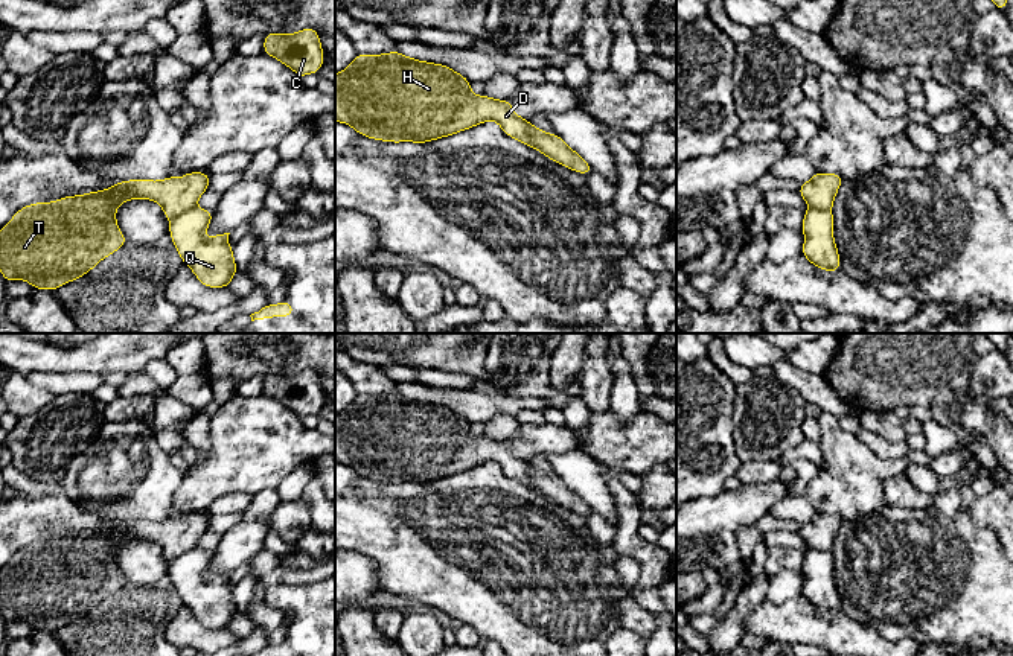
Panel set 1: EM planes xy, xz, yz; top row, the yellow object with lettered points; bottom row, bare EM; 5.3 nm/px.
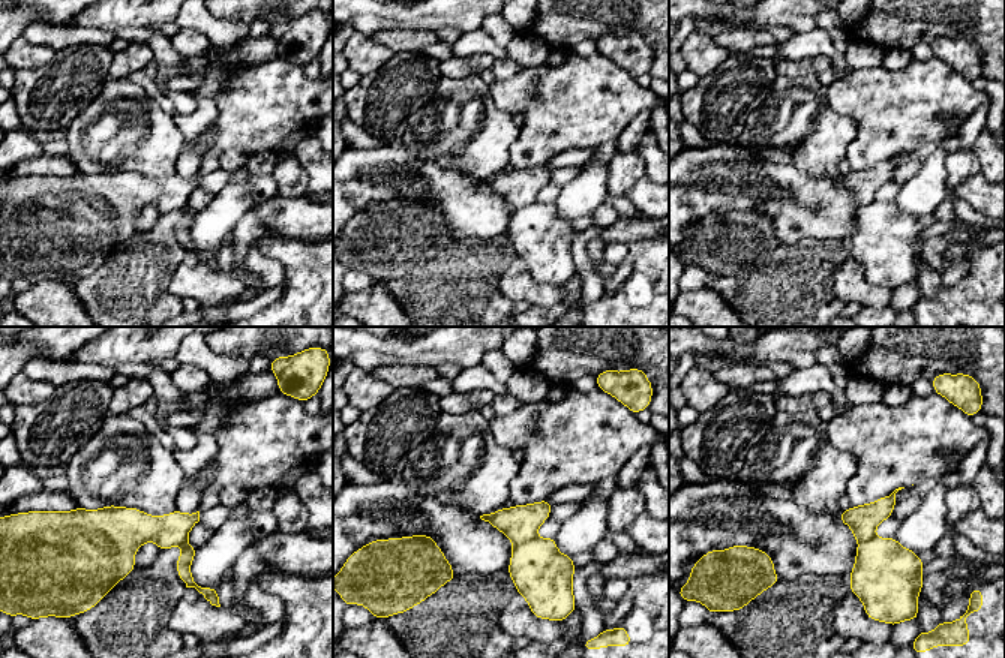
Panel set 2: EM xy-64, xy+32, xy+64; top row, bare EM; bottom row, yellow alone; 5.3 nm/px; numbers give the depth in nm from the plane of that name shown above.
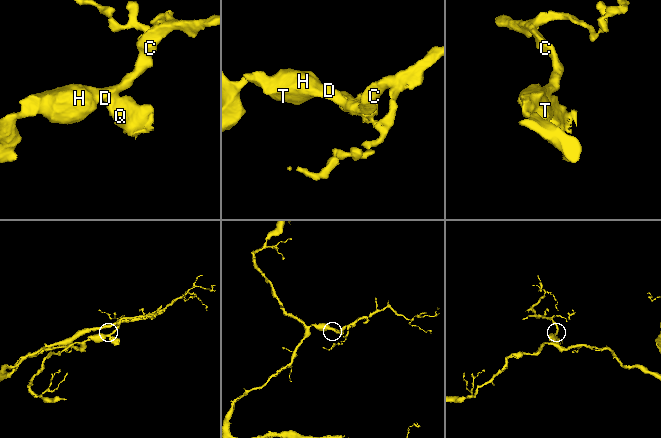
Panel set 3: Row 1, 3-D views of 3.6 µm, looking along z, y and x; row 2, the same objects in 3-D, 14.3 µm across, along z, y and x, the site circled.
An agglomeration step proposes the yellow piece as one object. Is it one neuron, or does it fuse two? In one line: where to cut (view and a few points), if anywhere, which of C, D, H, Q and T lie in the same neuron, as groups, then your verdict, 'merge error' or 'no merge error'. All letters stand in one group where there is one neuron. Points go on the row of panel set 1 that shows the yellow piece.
xy (195, 206), (178, 213), (171, 221) | C D H T / Q | merge error

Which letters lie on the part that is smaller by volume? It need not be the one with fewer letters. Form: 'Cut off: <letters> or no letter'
Cut off: Q

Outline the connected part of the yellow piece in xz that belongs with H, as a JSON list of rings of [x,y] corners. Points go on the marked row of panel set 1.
[[[399,50],[372,56],[358,53],[335,75],[335,122],[372,140],[428,143],[489,120],[497,122],[506,135],[532,145],[529,120],[513,111],[509,99],[474,94],[471,82],[448,65],[408,58]]]

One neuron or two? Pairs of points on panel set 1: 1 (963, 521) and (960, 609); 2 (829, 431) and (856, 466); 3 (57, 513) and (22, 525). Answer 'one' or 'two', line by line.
1: one
2: one
3: one

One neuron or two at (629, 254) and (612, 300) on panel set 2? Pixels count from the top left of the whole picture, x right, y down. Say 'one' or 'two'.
one

